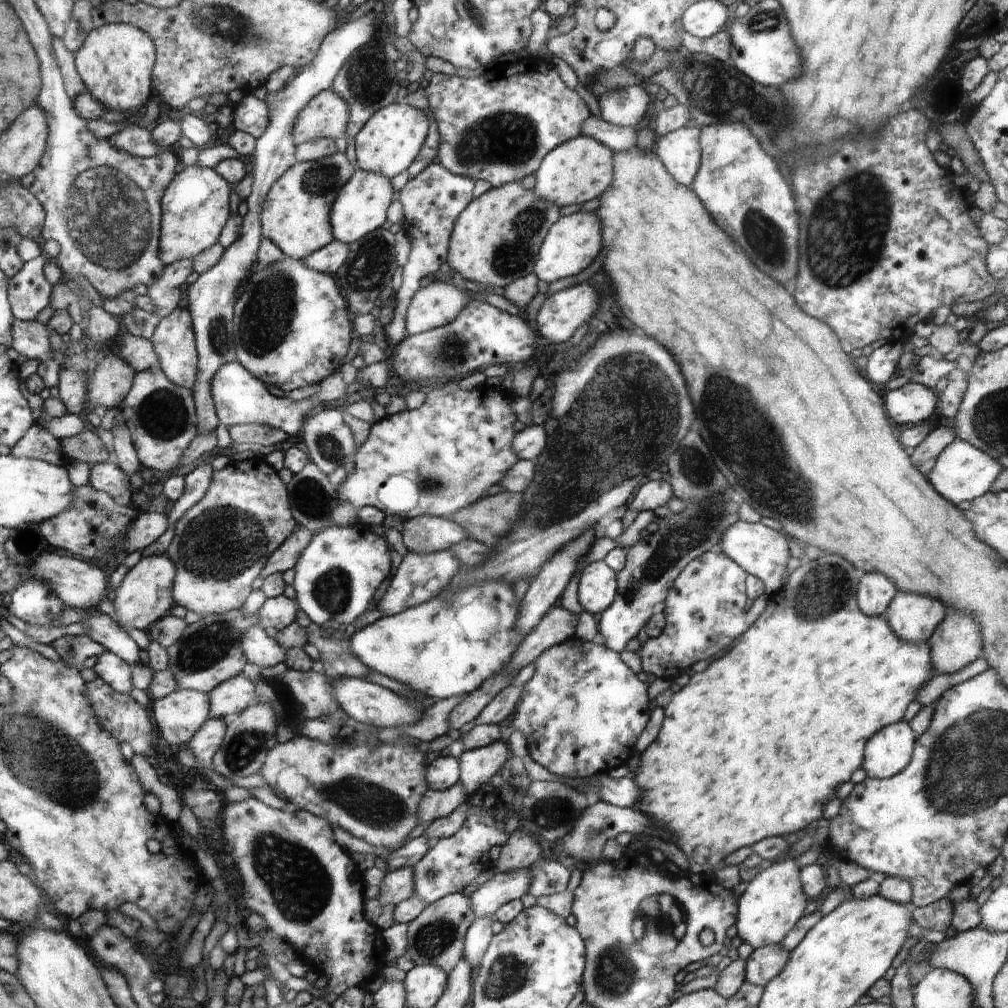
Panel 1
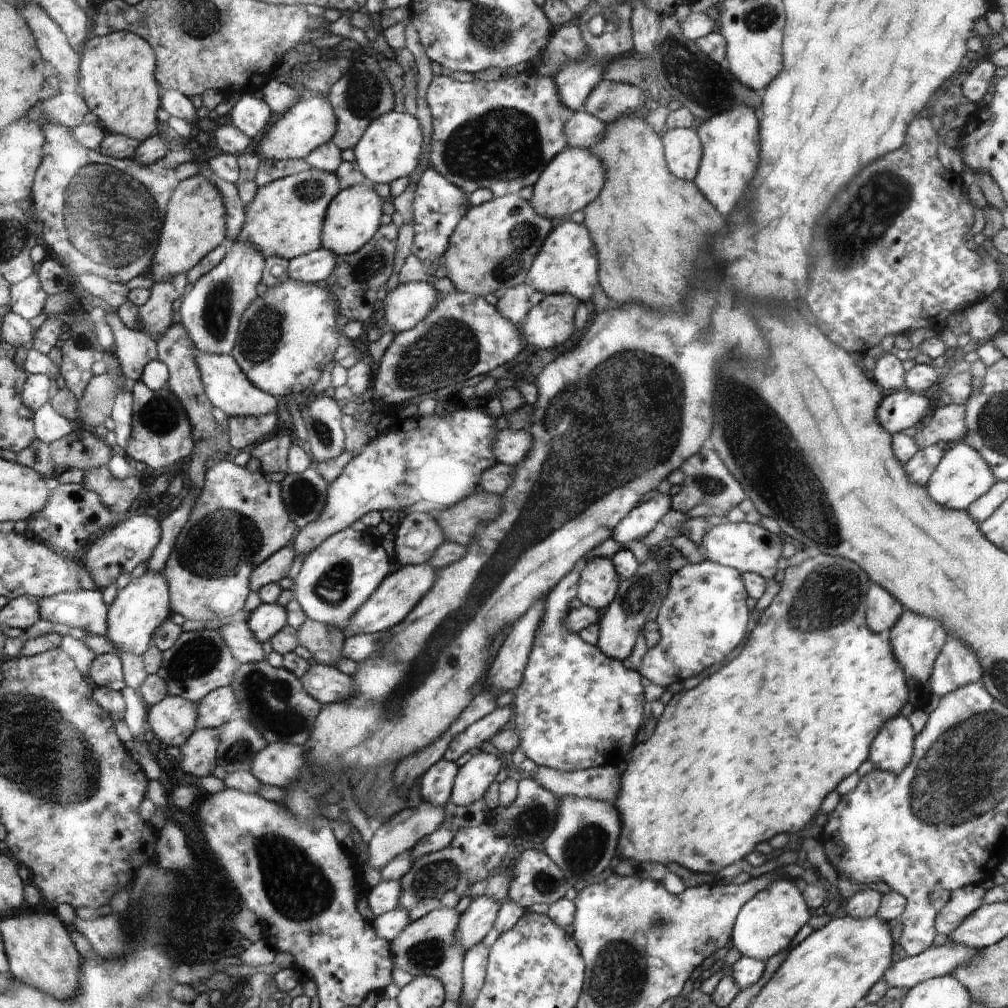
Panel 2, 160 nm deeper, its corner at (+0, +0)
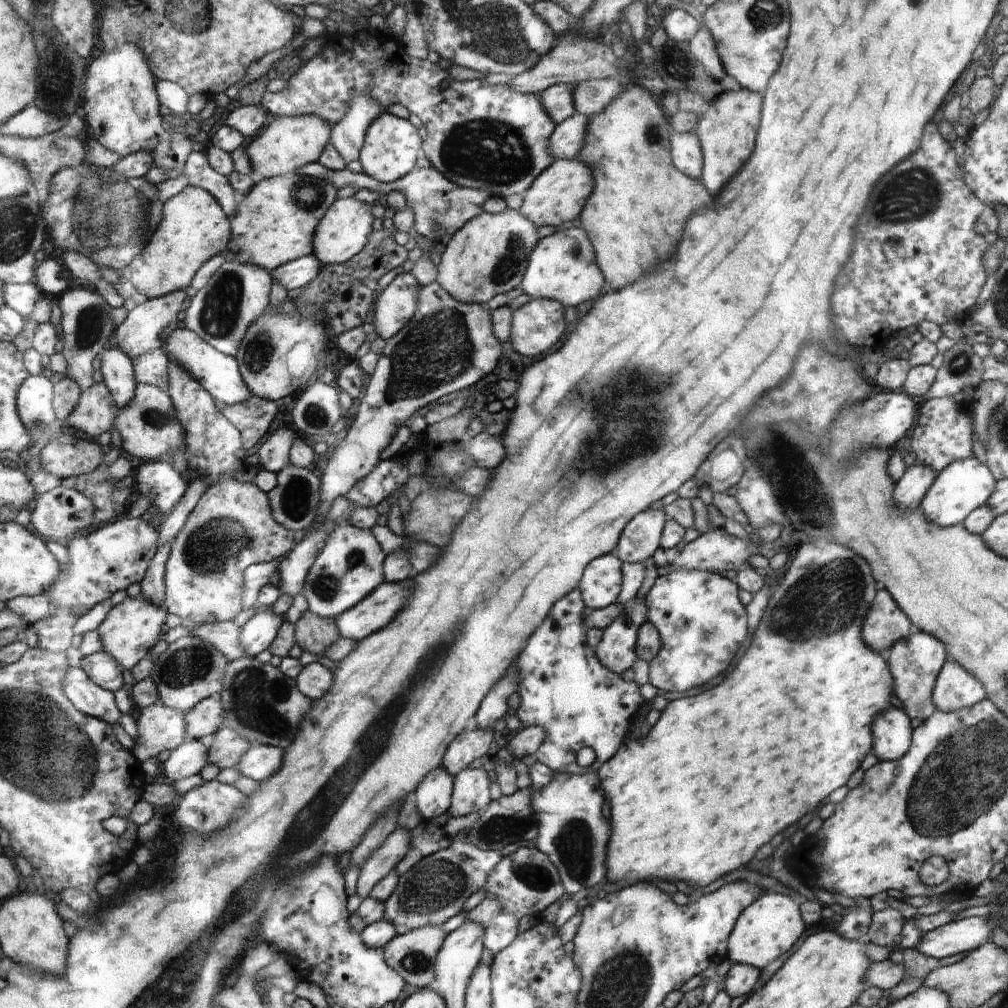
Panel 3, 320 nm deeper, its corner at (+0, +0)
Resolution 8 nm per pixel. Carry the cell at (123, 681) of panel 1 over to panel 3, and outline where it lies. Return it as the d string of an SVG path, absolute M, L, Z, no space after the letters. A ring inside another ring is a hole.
M102 649L89 655L83 655L79 667L88 675L92 682L106 690L114 693L124 687L124 668L110 656L110 653Z

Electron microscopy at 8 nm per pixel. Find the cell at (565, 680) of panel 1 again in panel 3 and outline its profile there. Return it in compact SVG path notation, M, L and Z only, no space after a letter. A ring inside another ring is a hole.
M574 590L570 598L562 598L562 602L554 606L554 614L550 614L550 622L546 622L546 626L542 626L542 630L538 630L538 634L534 634L530 642L526 642L524 654L518 658L518 666L516 666L517 691L521 700L520 707L515 711L516 716L522 728L537 726L545 730L546 738L543 738L543 743L535 754L538 761L555 773L586 774L600 769L622 746L630 720L638 710L640 702L644 701L637 683L622 680L622 675L607 668L597 657L594 648L586 644L584 640L586 626L582 616L584 596L580 596L580 591ZM582 748L592 748L596 754L594 762L587 767L581 767L576 763L576 754Z

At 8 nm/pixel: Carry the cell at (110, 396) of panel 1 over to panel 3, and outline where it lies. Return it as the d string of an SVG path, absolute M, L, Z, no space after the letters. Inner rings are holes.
M104 382L94 383L82 390L76 408L63 420L63 424L96 440L102 432L114 428L119 412L109 387Z

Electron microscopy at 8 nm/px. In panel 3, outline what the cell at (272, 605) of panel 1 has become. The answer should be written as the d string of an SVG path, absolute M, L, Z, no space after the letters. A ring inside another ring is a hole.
M264 609L260 614L253 615L241 626L241 643L248 657L254 659L260 652L269 650L280 632L284 619L271 610Z

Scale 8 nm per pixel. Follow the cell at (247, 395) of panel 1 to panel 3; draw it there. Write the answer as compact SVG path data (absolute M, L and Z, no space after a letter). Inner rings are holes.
M176 328L163 340L160 348L167 361L183 368L194 380L197 380L213 398L226 405L236 405L246 400L251 394L241 377L240 364L235 357L222 354L222 351L210 346L194 331L187 328Z

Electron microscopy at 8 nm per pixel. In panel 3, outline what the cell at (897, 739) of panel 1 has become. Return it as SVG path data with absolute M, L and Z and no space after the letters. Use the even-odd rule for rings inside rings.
M894 706L882 710L873 720L873 751L880 761L898 761L910 748L911 718Z

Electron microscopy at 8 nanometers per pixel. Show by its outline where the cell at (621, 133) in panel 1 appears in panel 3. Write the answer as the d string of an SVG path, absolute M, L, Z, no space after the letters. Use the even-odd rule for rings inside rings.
M576 112L572 117L568 117L557 125L552 136L549 138L549 153L553 161L572 160L578 156L581 147L582 132L584 132L584 124L586 124L584 115Z

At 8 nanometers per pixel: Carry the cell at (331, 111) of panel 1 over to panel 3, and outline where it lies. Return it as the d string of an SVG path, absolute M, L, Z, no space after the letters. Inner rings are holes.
M275 116L271 124L268 124L260 136L249 144L246 148L250 159L251 173L254 182L262 178L290 176L310 163L318 163L325 146L330 143L332 136L331 124L318 119L316 116L310 117L284 117Z

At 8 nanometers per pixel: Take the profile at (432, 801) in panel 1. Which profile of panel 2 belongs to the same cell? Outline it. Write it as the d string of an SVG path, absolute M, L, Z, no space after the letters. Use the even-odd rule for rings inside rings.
M422 800L416 809L407 809L405 806L394 813L384 824L375 827L375 833L367 846L368 866L383 869L396 857L407 854L416 846L416 843L425 836L432 834L443 821L443 808Z

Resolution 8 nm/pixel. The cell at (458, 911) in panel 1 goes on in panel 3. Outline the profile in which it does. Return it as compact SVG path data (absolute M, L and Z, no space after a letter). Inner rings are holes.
M430 925L411 930L403 935L394 935L383 948L386 964L397 971L406 983L414 984L419 989L430 988L436 980L437 956L447 936L441 927Z

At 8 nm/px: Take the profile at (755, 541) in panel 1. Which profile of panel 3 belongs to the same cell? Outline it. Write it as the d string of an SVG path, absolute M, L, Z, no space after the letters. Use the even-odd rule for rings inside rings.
M724 530L720 533L702 533L696 540L687 543L682 550L663 549L658 550L652 555L652 564L658 570L658 574L665 575L668 572L674 572L676 569L691 571L706 571L711 573L728 572L728 570L738 570L744 562L747 562L751 554L759 554L763 544L755 544L746 539L740 539L734 535L729 535Z

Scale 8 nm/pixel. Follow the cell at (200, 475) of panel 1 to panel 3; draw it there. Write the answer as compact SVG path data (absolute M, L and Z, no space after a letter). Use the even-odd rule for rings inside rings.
M174 539L160 543L156 556L152 558L152 564L140 582L142 598L164 608L165 599L165 568Z

